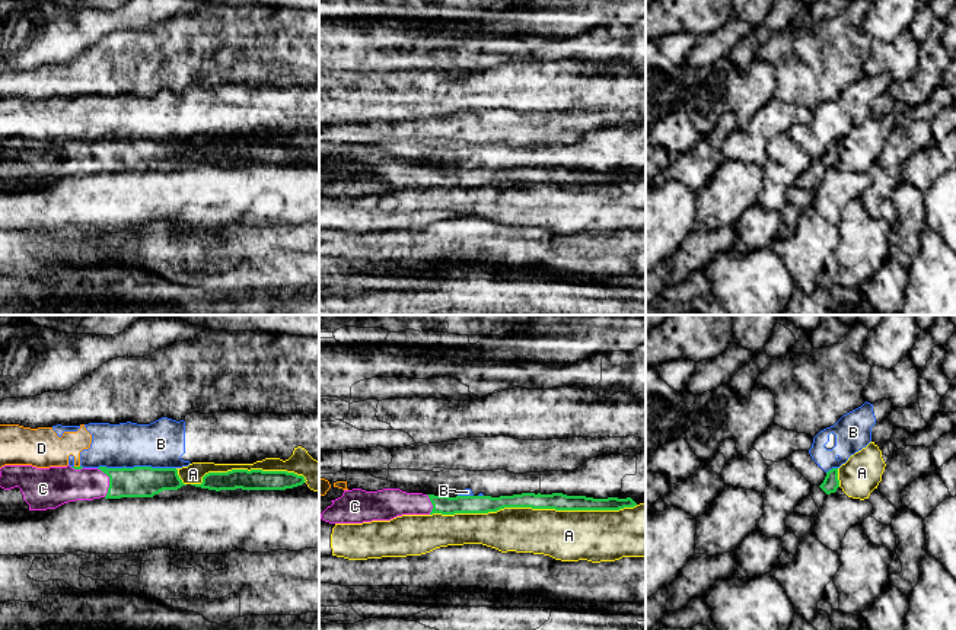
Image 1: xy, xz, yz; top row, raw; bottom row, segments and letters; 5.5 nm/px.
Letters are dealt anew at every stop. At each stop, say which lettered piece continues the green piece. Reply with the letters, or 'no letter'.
C

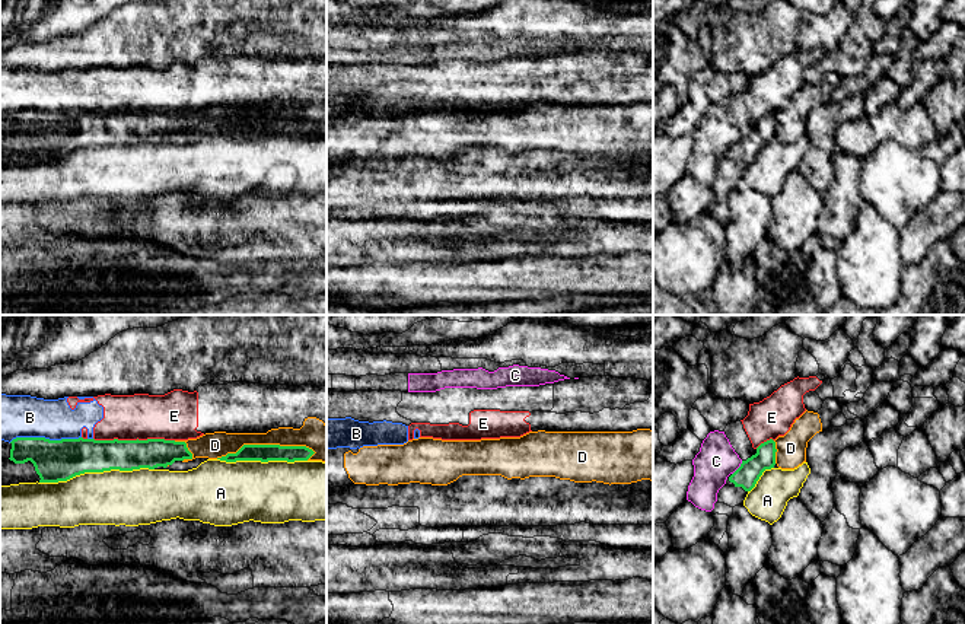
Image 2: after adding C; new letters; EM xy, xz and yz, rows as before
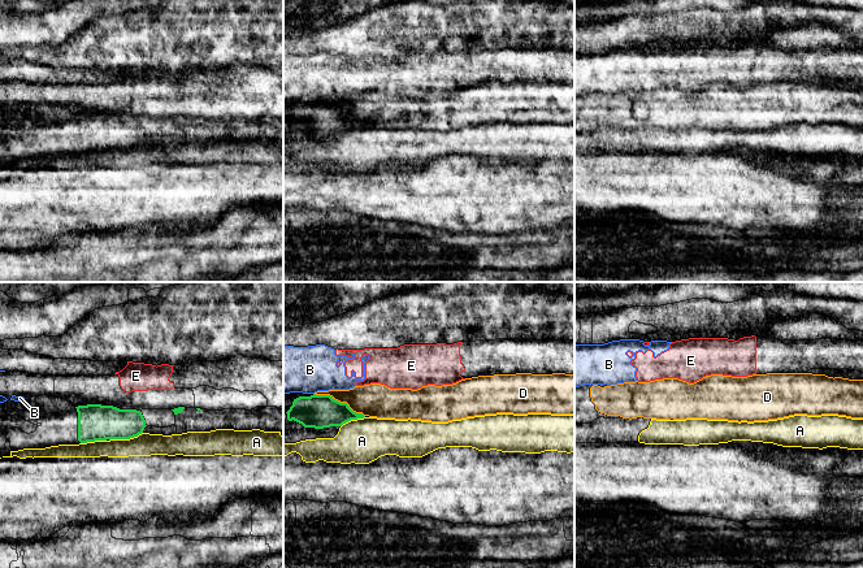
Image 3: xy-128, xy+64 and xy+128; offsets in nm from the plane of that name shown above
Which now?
no letter

